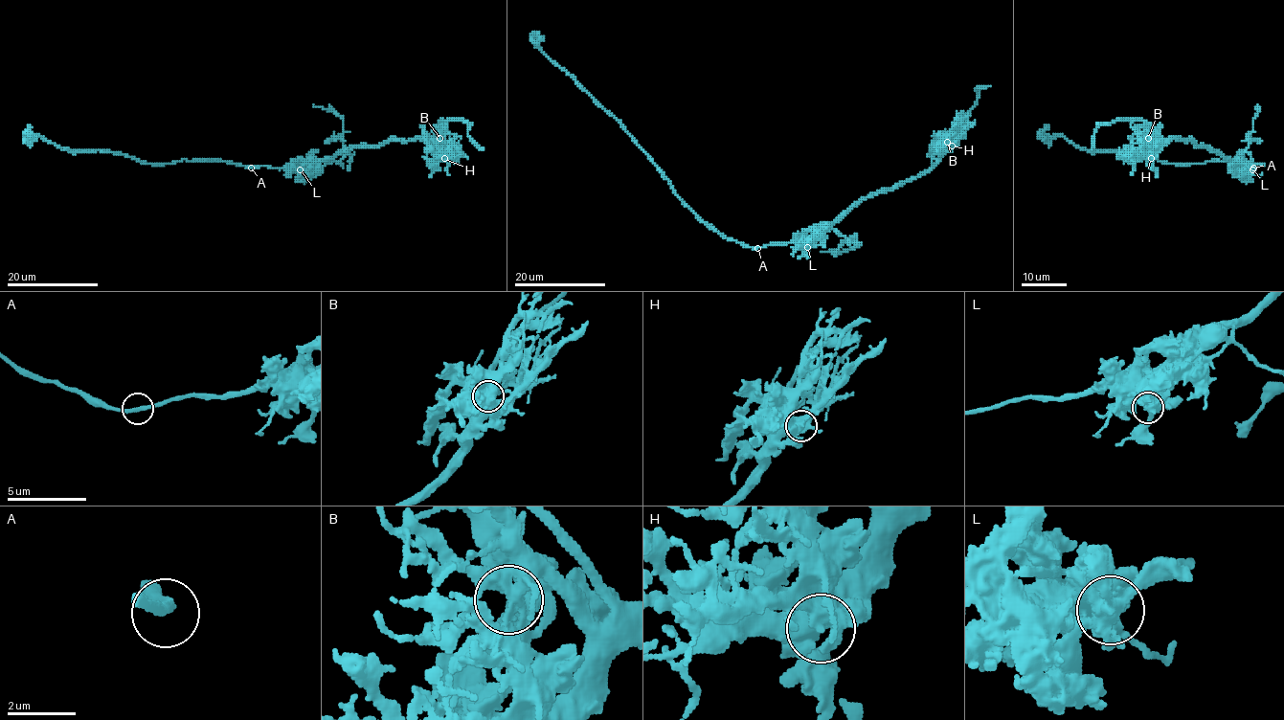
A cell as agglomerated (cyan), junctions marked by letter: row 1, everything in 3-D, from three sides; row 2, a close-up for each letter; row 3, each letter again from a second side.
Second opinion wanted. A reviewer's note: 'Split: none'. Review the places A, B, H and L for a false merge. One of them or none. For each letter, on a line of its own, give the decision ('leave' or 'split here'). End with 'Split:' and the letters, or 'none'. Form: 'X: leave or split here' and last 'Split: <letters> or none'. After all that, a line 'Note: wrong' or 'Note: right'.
A: leave
B: leave
H: leave
L: split here
Split: L
Note: wrong

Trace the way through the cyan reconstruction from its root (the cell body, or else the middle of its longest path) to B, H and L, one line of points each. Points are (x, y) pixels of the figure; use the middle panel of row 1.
B: (757, 248), (811, 239), (827, 224), (837, 223), (861, 201), (880, 192), (891, 191), (924, 174), (947, 142)
H: (757, 248), (811, 239), (827, 224), (837, 223), (861, 201), (880, 192), (891, 191), (924, 174), (952, 146)
L: (757, 248), (793, 242), (807, 246)

